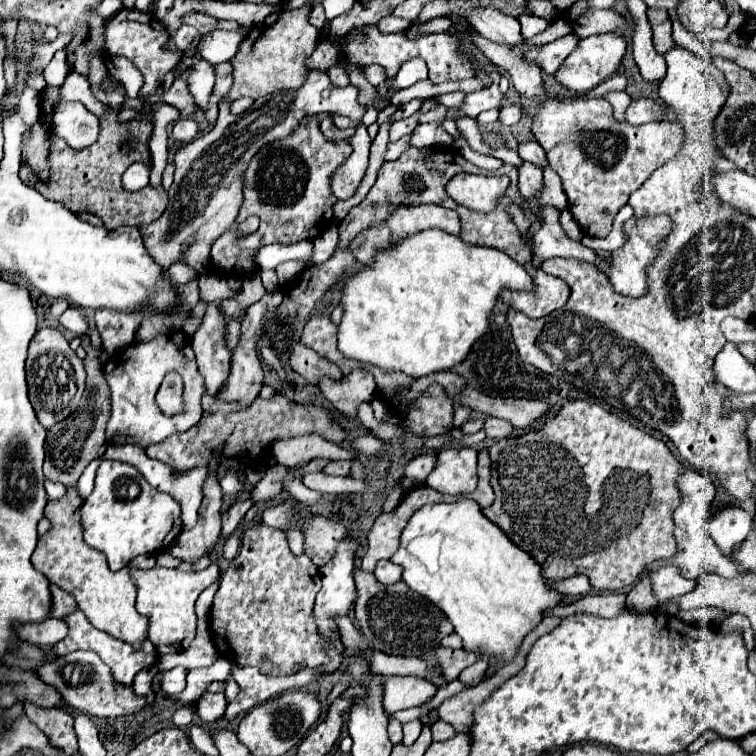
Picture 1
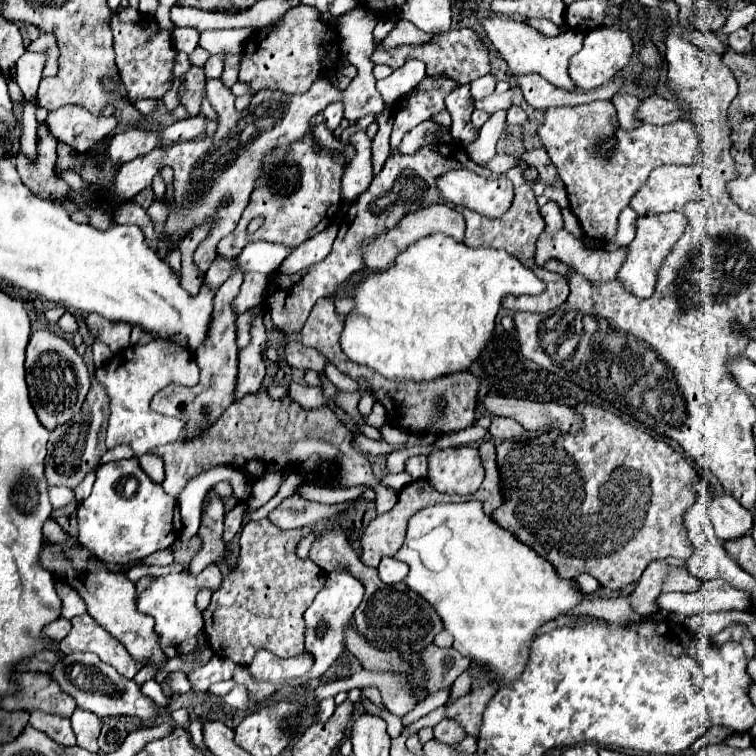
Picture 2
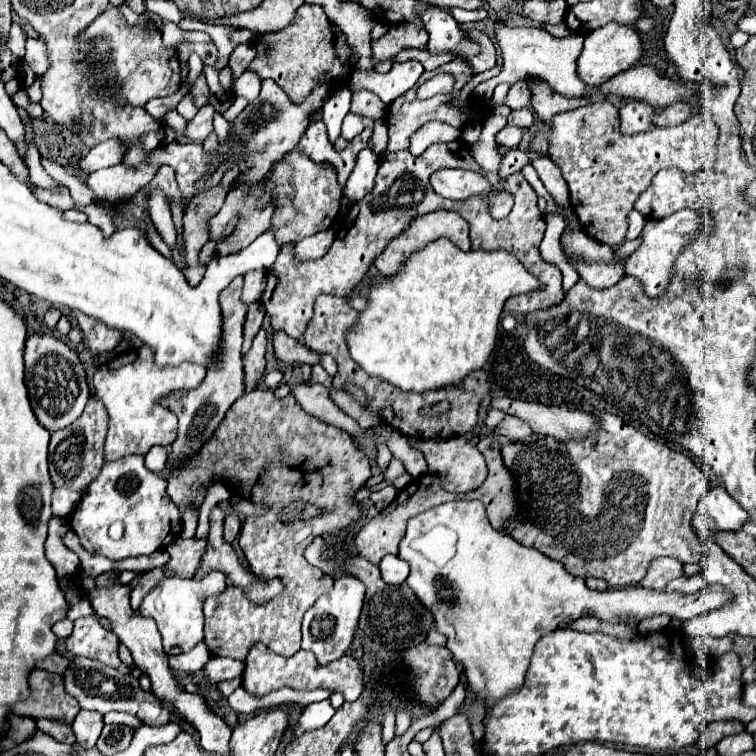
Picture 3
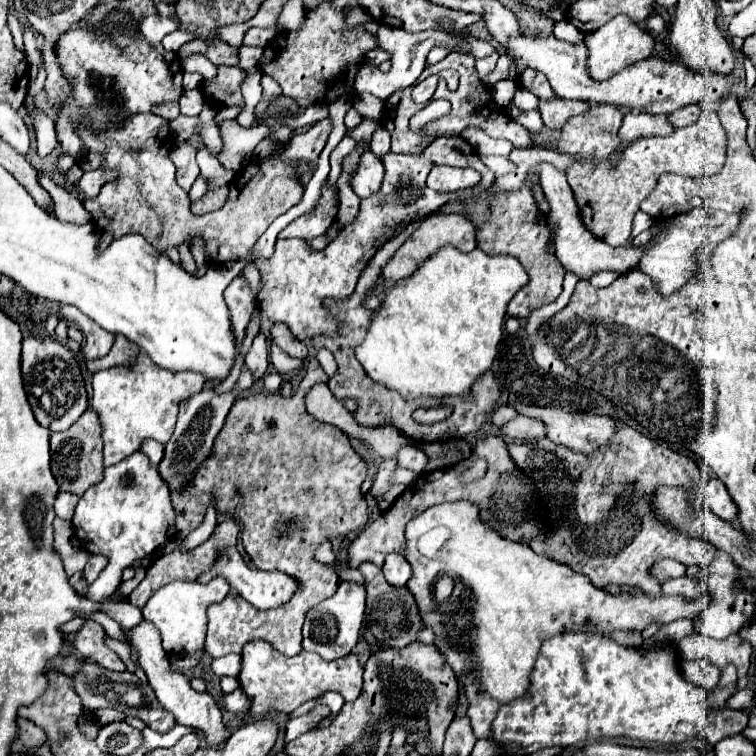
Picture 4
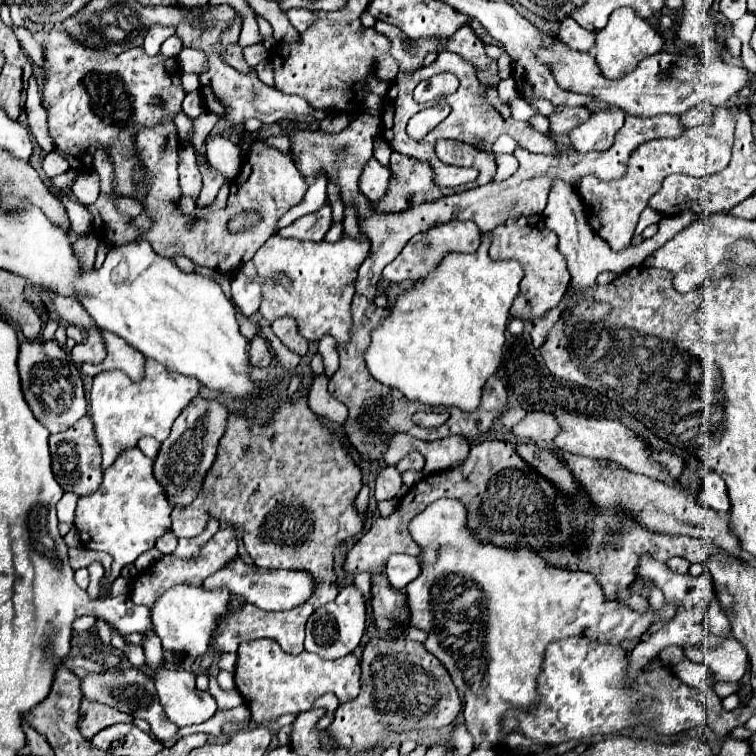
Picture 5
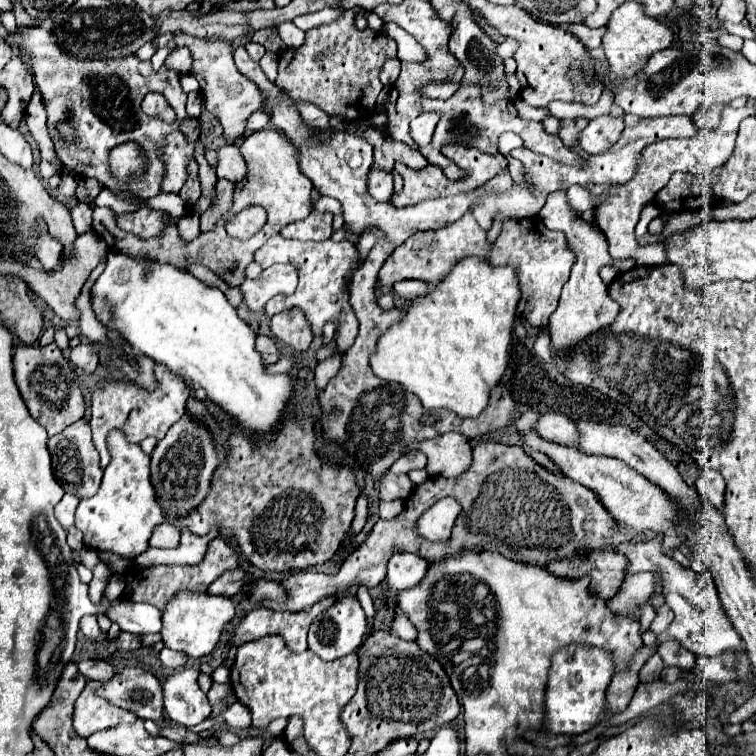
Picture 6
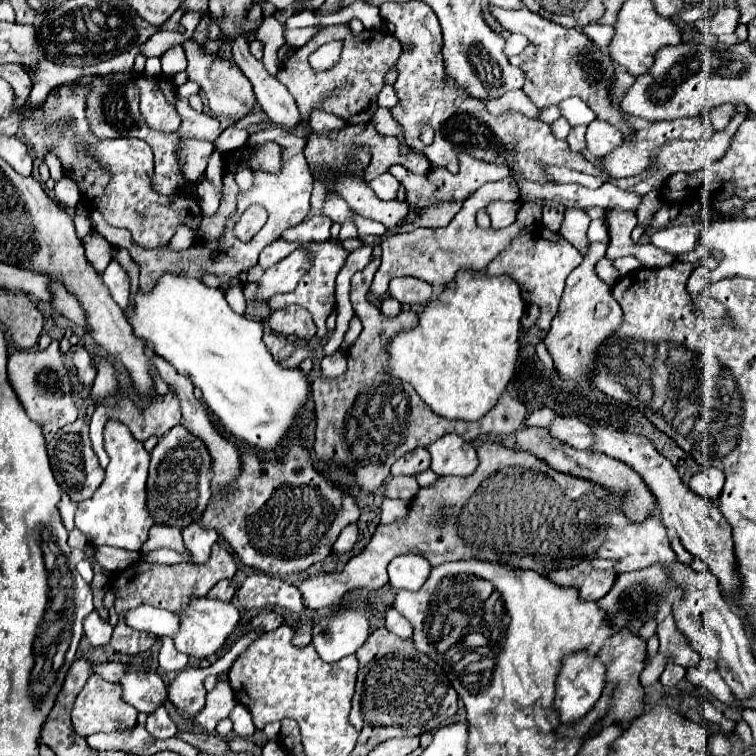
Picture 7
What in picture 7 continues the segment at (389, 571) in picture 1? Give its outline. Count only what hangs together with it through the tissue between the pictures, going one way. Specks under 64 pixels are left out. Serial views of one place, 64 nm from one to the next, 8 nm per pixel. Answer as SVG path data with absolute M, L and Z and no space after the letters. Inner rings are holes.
M416 554L398 556L396 560L392 560L392 564L388 564L390 584L398 590L402 588L418 590L428 580L430 570L432 570L430 562L424 560L424 556L416 556Z

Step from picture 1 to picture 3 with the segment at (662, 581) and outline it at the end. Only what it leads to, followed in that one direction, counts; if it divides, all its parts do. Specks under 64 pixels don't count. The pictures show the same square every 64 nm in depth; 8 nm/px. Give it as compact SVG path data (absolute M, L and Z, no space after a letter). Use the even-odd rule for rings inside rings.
M680 576L676 580L670 580L666 586L666 592L682 592L682 594L696 594L706 586L704 576Z

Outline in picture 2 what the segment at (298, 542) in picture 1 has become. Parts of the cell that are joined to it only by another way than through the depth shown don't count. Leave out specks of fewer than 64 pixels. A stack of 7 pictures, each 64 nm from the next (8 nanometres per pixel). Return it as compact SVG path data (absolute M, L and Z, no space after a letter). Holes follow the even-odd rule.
M309 534L300 541L296 552L299 558L309 559L309 552L311 549L311 545L313 544L313 541L315 539L316 539L315 534Z

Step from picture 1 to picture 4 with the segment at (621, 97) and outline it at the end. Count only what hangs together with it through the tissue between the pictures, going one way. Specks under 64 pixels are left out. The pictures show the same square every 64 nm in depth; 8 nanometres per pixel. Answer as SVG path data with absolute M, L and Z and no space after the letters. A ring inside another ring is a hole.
M624 114L624 122L620 126L620 150L612 152L612 156L608 158L612 166L618 164L620 160L620 152L624 152L624 148L628 148L634 140L638 138L646 138L646 136L670 136L674 132L674 126L668 124L668 116L666 114Z

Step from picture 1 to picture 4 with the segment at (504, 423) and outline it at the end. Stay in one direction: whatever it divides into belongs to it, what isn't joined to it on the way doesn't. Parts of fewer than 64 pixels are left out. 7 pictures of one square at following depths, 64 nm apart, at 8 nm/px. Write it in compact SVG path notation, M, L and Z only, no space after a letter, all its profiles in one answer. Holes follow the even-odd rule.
M516 416L512 422L508 422L502 428L504 436L516 438L516 440L538 440L538 438L546 438L548 428L534 418L528 416Z

